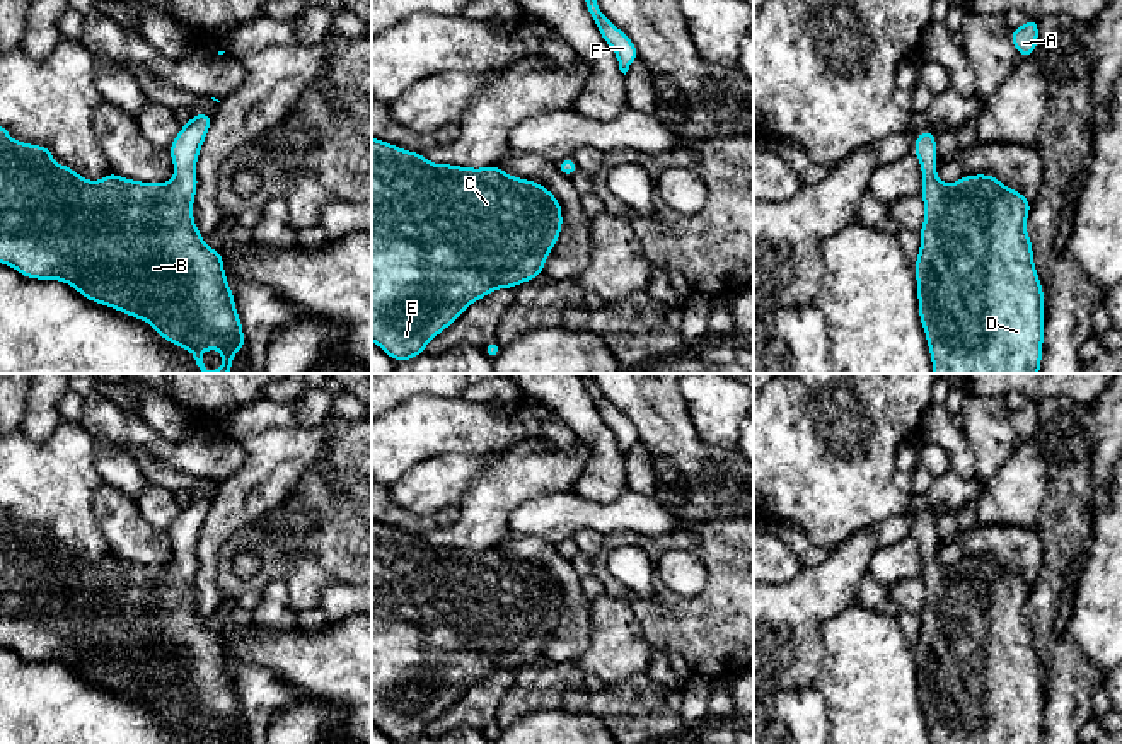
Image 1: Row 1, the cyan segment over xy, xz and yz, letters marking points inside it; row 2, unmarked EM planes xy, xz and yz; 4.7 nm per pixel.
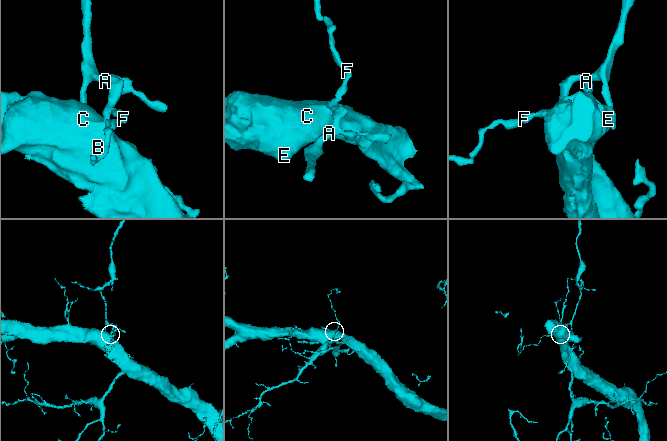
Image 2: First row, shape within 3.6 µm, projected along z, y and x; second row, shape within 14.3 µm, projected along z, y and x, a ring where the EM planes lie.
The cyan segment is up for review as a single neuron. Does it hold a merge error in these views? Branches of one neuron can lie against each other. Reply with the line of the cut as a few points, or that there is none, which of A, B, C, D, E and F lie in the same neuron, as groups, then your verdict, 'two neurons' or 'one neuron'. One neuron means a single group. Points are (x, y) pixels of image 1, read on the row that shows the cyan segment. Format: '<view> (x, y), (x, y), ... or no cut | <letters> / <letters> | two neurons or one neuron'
no cut | A B C D E F | one neuron

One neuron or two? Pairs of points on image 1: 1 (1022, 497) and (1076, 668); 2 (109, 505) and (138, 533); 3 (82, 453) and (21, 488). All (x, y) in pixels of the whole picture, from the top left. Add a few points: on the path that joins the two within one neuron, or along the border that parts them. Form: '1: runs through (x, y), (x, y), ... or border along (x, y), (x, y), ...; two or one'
1: border along (1047, 490), (1037, 531); two
2: runs through (116, 512), (132, 528); one
3: runs through (67, 464), (48, 483), (36, 483); one

